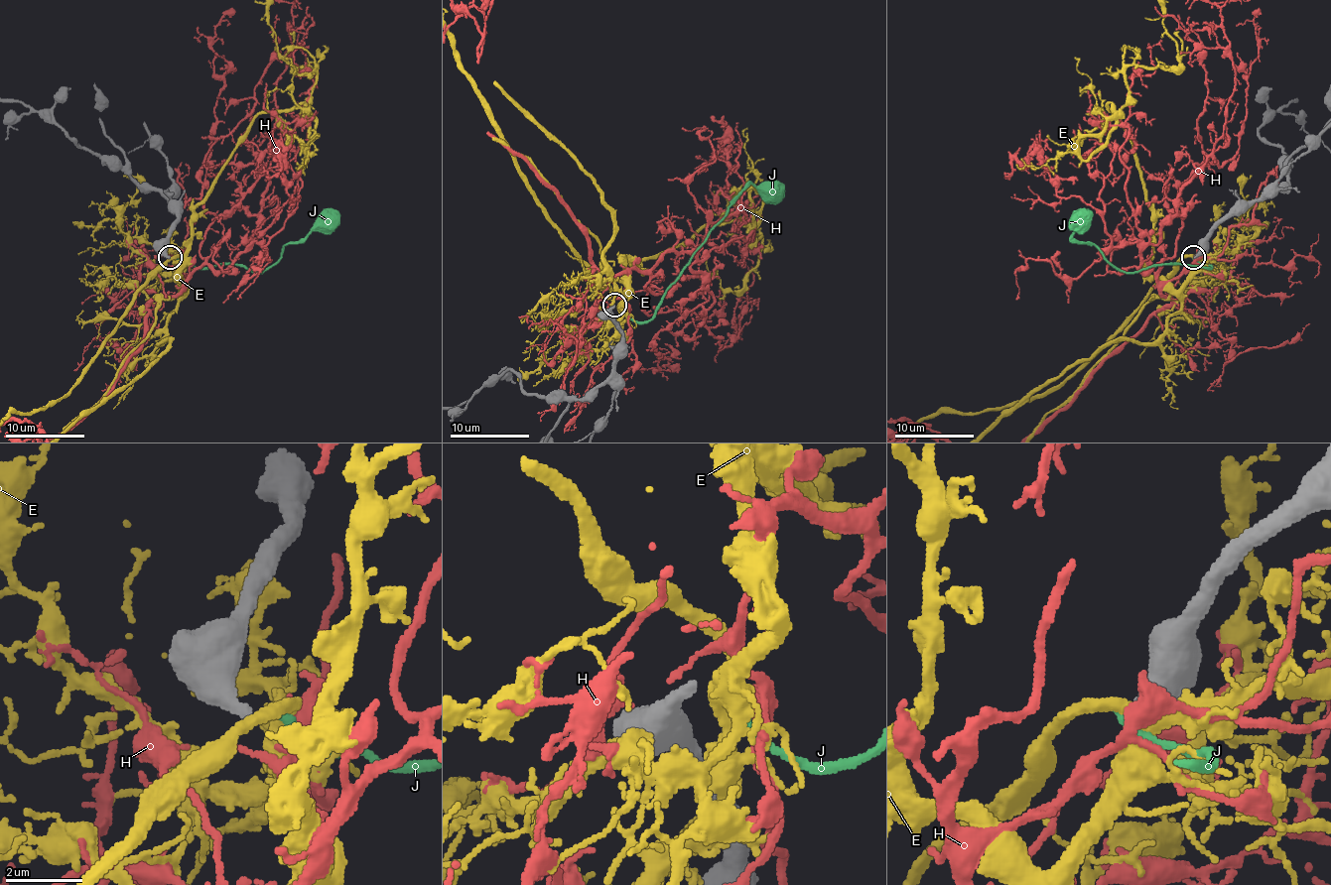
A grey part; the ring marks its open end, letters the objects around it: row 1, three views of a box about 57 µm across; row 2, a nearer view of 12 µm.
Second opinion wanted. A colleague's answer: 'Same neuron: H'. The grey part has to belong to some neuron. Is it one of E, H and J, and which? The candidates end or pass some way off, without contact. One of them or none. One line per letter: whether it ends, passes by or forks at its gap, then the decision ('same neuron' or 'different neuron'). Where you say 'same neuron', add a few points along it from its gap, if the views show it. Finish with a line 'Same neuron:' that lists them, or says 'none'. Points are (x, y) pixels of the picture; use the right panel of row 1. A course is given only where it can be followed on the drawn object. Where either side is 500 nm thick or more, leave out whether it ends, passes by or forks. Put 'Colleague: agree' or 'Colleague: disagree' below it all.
E: it forks | different neuron
H: it ends | different neuron
J: it ends | different neuron
Same neuron: none
Colleague: disagree

